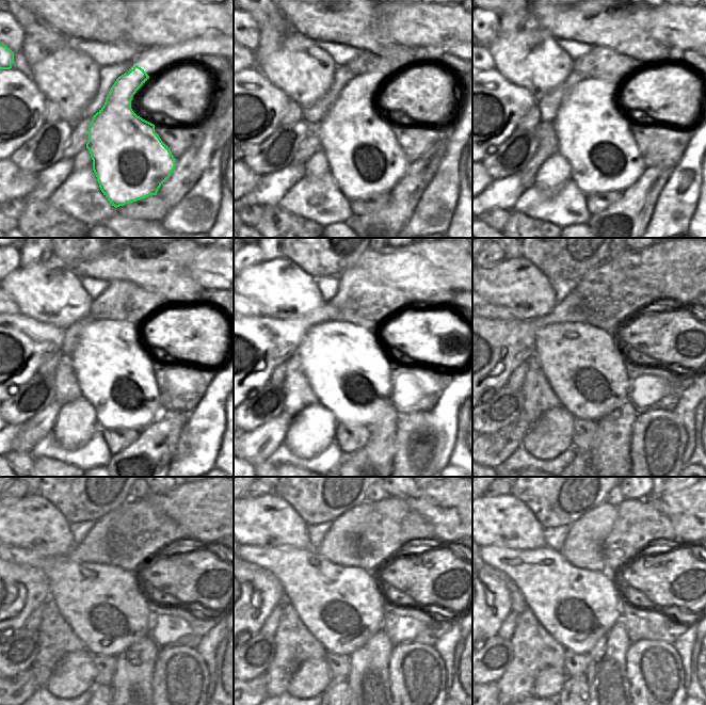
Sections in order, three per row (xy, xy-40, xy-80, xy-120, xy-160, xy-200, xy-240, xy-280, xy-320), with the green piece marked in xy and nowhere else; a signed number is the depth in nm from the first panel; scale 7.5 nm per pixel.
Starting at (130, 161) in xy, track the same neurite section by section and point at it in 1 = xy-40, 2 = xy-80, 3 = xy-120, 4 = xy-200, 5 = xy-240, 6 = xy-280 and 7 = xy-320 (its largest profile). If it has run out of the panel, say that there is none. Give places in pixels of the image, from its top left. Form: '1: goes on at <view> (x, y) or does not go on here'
1: goes on at xy-40 (365, 158)
2: goes on at xy-80 (593, 134)
3: goes on at xy-120 (114, 371)
4: goes on at xy-200 (586, 368)
5: goes on at xy-240 (106, 606)
6: goes on at xy-280 (341, 607)
7: goes on at xy-320 (577, 607)

